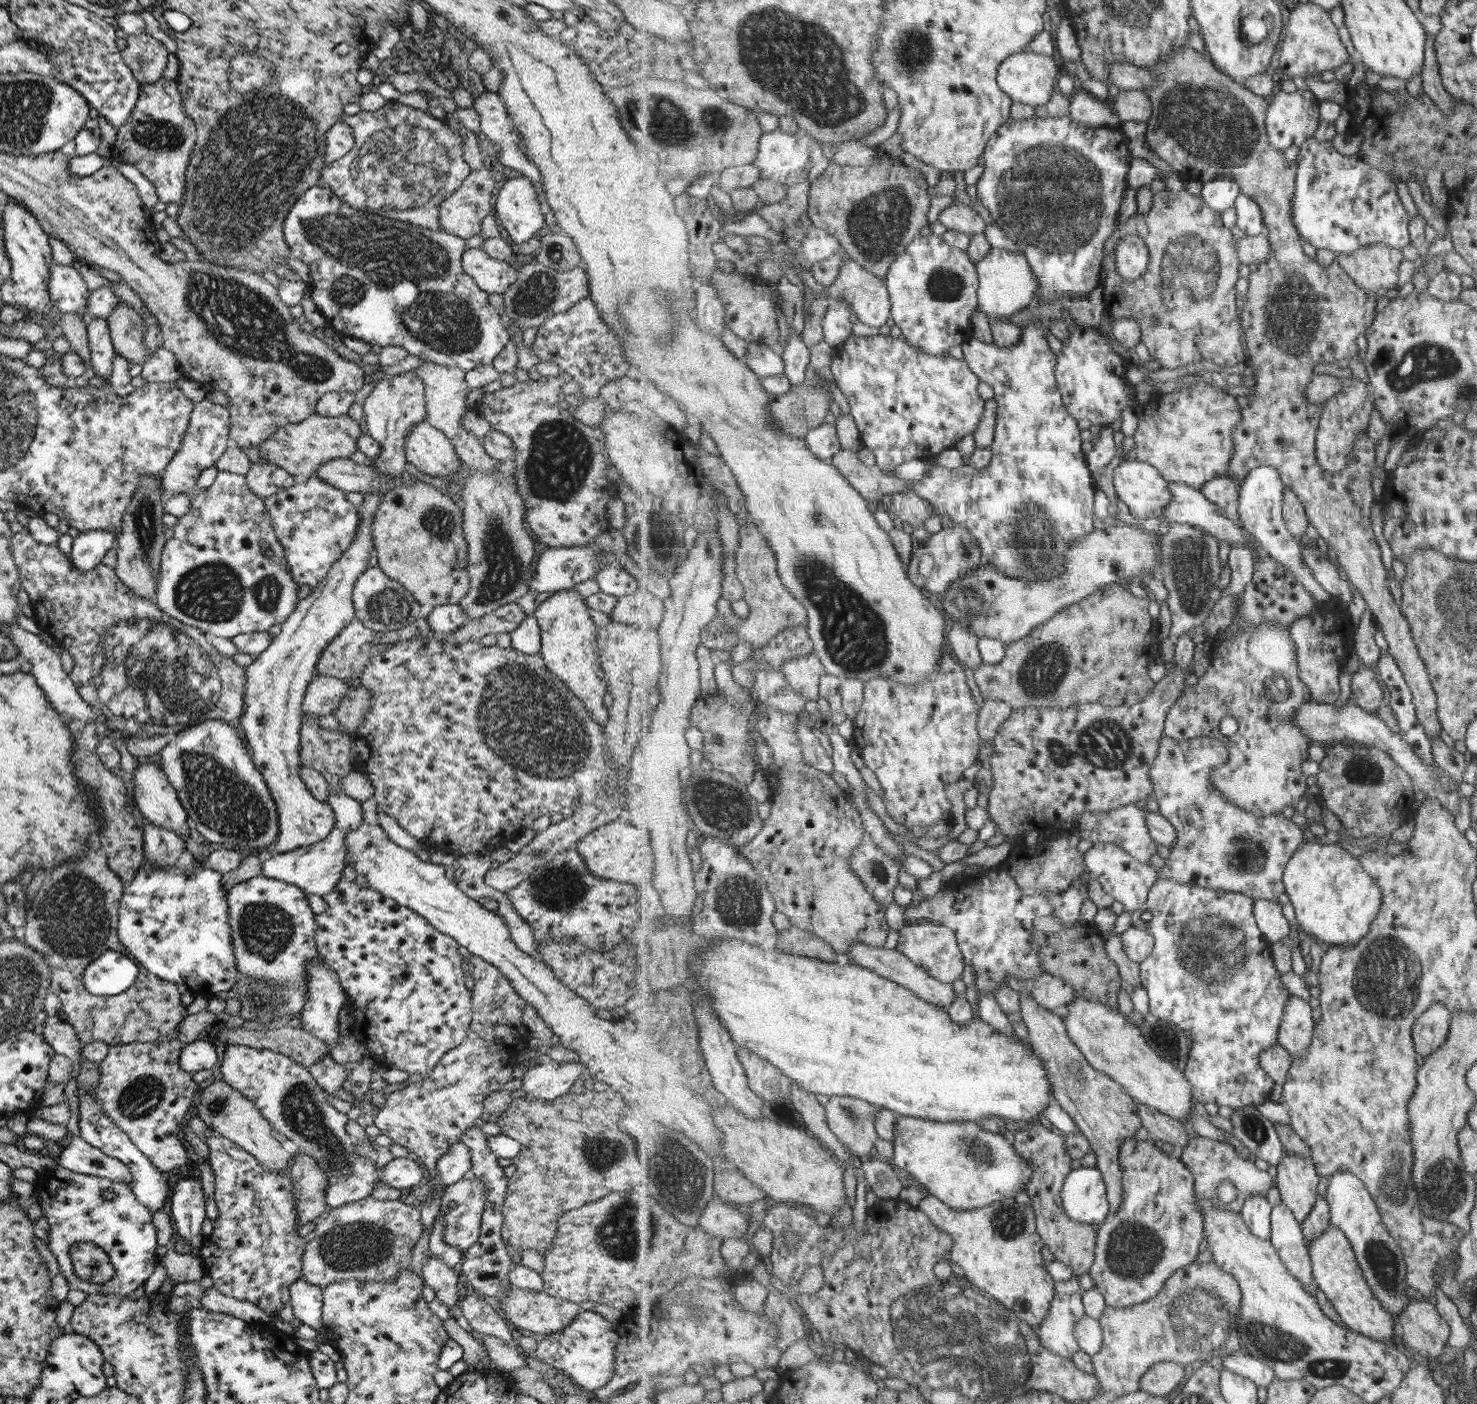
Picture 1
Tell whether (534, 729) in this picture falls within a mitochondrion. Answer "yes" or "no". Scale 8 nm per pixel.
yes

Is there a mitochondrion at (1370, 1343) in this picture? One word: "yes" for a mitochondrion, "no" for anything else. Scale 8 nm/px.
no

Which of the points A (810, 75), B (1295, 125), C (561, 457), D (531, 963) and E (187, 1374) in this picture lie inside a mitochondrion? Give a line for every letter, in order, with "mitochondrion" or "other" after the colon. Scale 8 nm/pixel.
A: mitochondrion
B: other
C: mitochondrion
D: other
E: other

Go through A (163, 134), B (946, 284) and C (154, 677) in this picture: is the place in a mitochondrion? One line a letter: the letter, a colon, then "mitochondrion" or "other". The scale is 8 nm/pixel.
A: mitochondrion
B: mitochondrion
C: mitochondrion

